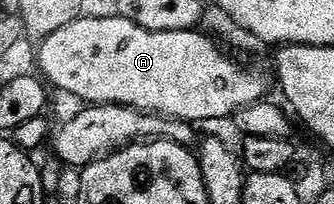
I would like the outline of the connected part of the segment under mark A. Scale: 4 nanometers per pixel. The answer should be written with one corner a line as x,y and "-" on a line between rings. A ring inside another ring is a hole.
120,16
111,19
91,19
80,17
76,18
67,28
59,28
59,32
51,32
51,36
40,39
39,46
41,51
37,54
37,62
41,65
40,73
44,79
52,86
58,86
61,90
66,90
69,94
74,94
77,98
82,98
85,104
119,104
120,106
133,106
137,110
144,110
151,114
164,115
166,118
198,124
197,122
213,122
216,118
232,119
237,111
245,106
250,106
256,102
262,101
269,90
265,83
265,78
257,70
248,70
245,66
240,66
237,62
232,62
219,47
218,43
212,37
204,38
196,29
189,31
148,31
147,28
139,27
131,20

